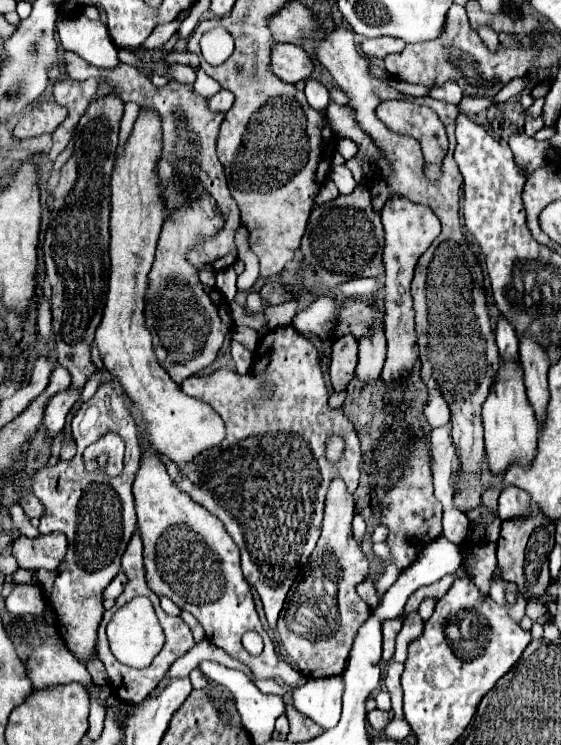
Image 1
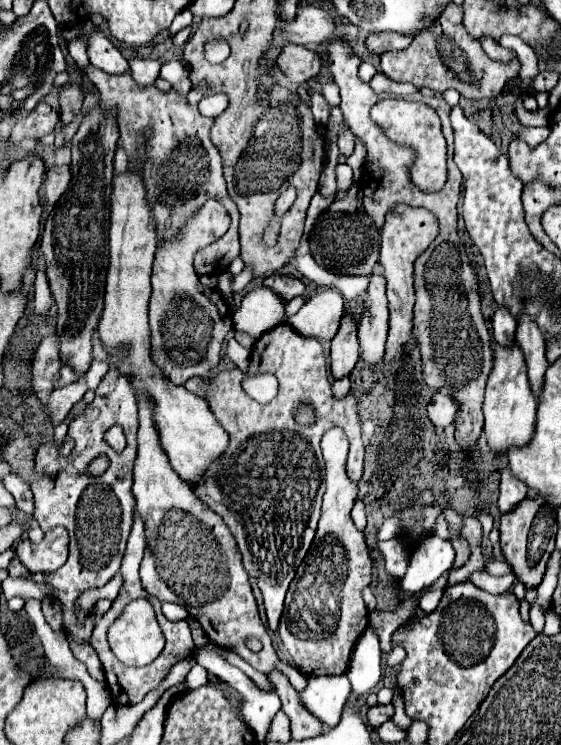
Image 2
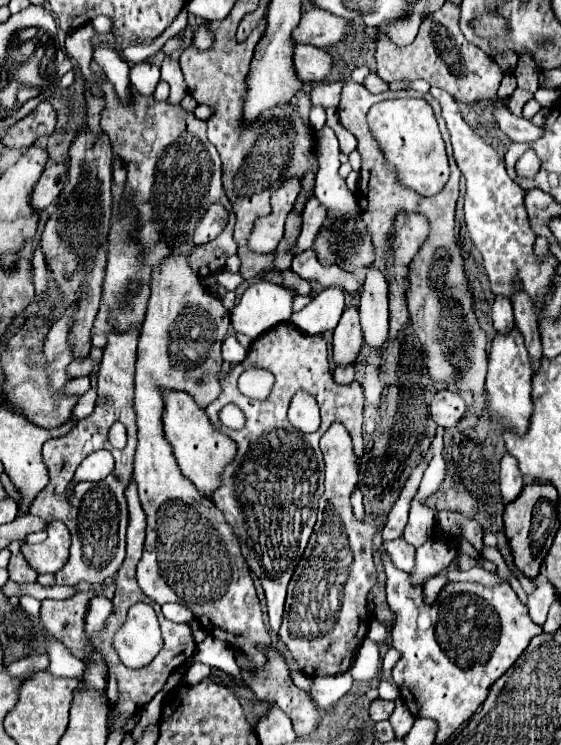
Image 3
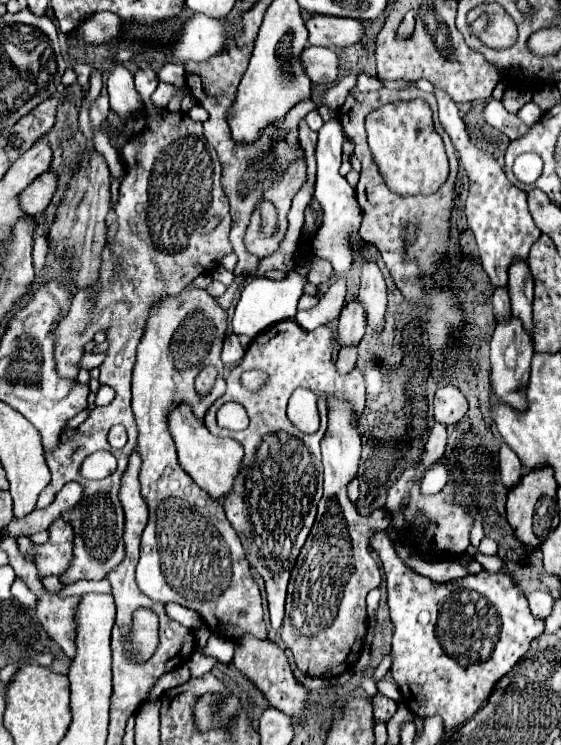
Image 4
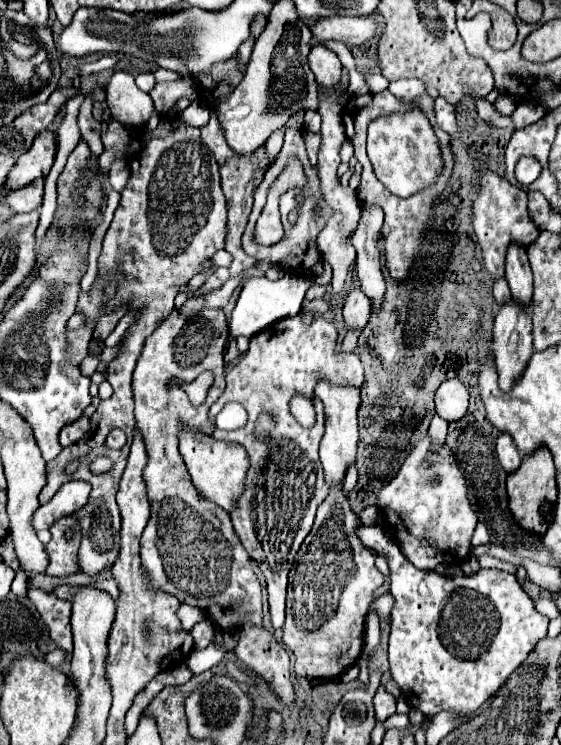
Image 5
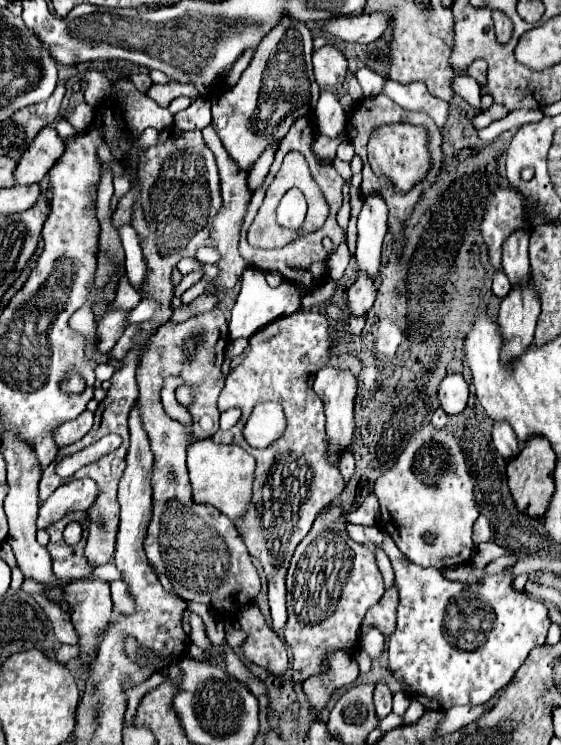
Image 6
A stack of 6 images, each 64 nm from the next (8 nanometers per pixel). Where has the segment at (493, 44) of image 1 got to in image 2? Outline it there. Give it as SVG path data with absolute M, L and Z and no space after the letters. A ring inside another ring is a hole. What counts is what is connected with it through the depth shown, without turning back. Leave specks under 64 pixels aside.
M484 38L482 40L482 48L486 50L486 54L492 58L492 60L504 60L504 62L508 62L510 58L512 58L512 50L504 50L498 42L494 42L494 40L490 40L490 38Z

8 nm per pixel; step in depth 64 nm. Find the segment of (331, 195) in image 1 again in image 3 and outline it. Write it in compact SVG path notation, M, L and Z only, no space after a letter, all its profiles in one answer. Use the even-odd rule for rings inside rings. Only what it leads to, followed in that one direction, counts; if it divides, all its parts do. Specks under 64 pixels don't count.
M312 196L305 205L302 213L302 228L296 246L300 251L313 247L314 240L324 225L327 217L326 208Z

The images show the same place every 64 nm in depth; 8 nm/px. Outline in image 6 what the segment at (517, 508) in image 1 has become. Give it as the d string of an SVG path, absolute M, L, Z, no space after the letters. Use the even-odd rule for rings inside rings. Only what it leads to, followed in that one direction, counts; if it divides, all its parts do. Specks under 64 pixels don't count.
M496 422L494 424L494 428L492 428L492 442L494 442L494 448L498 450L498 454L504 460L512 460L520 452L518 440L516 440L512 428L508 428L506 422Z

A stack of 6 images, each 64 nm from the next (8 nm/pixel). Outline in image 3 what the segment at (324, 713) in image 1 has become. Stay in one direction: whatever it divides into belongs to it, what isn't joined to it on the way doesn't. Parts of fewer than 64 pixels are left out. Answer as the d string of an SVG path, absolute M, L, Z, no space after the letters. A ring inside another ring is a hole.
M340 674L340 676L322 676L322 678L312 678L312 686L308 690L312 702L320 710L330 710L348 690L352 688L352 676Z

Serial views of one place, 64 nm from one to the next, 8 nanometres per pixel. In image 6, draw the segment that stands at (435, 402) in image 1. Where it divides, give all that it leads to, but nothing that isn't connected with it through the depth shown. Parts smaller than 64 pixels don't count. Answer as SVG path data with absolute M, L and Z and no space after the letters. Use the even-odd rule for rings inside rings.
M450 374L446 380L442 380L438 388L438 402L440 402L440 408L450 416L460 414L466 408L468 384L460 374Z

